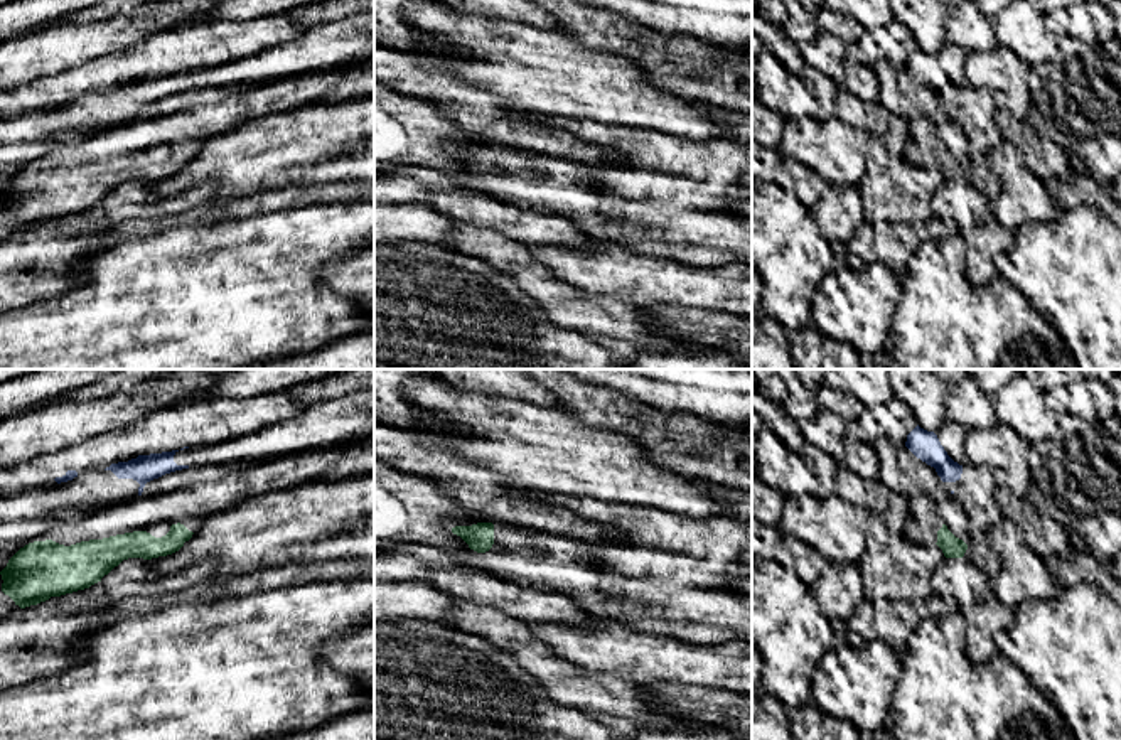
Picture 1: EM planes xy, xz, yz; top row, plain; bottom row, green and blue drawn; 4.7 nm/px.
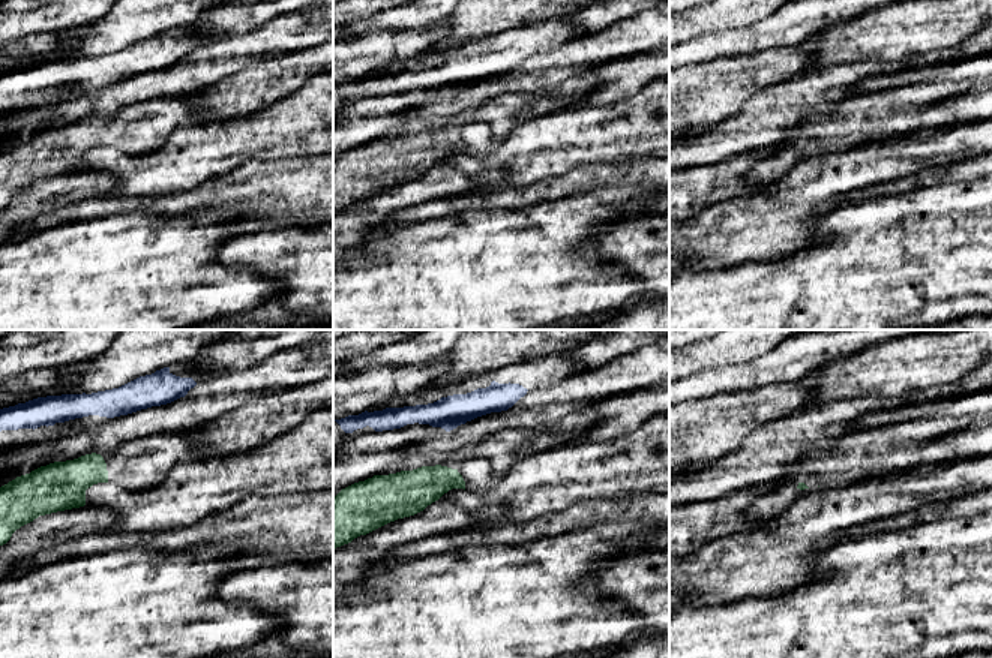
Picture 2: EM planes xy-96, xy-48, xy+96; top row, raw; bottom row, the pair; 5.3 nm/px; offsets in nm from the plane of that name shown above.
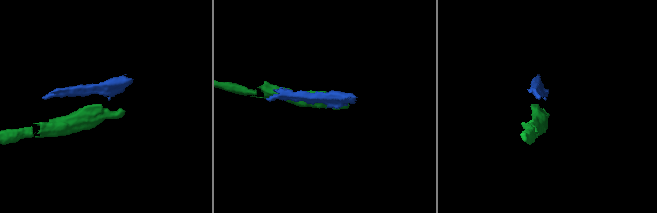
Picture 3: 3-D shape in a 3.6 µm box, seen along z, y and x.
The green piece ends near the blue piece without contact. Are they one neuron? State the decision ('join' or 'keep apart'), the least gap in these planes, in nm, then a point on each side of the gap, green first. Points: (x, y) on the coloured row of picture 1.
keep apart | 160 nm | yz (944, 525), (951, 493)

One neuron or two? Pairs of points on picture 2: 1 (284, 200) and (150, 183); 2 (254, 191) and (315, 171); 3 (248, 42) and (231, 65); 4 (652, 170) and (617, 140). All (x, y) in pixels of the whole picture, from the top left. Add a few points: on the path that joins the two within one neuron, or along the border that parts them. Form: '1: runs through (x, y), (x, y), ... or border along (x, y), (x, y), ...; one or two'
1: border along (218, 177), (213, 177), (201, 188); two
2: runs through (269, 191), (296, 191), (300, 186); one
3: runs through (243, 48), (234, 59); one
4: border along (650, 156), (640, 162); two

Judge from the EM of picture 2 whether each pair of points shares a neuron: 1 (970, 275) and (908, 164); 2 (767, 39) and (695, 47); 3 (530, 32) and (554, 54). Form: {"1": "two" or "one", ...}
{"1": "two", "2": "one", "3": "two"}

